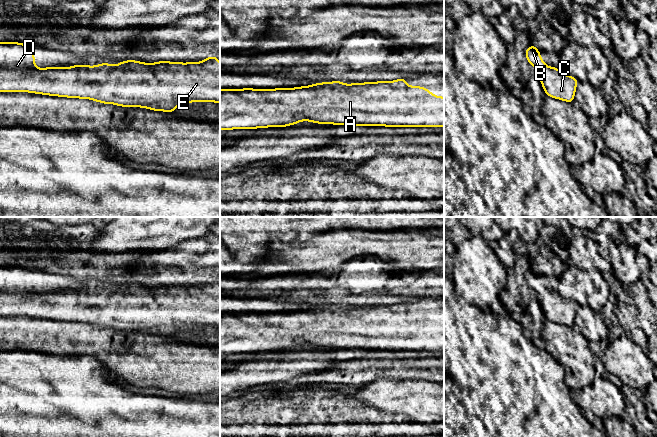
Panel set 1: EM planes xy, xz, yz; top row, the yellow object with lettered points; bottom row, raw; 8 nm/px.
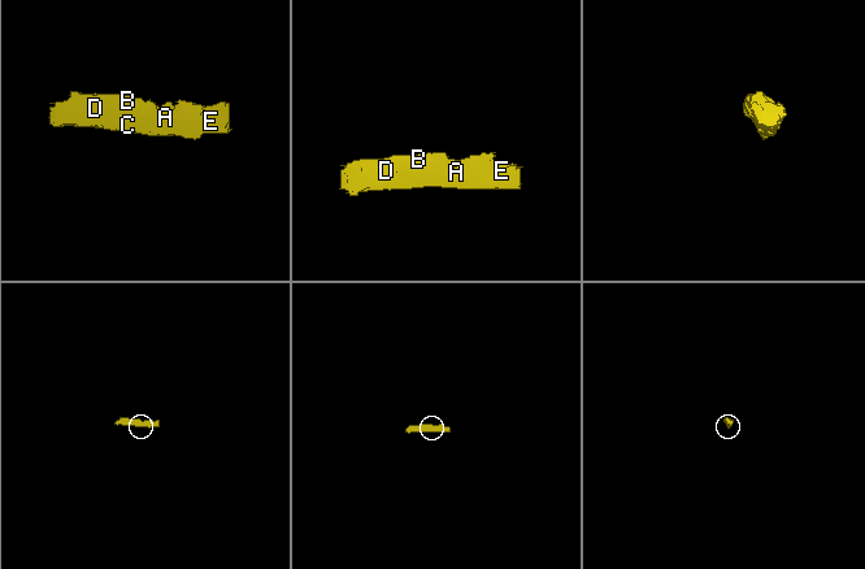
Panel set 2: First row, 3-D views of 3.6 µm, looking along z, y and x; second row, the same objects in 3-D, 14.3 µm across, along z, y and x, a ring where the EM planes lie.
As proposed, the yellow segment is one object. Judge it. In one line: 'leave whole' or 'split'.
leave whole

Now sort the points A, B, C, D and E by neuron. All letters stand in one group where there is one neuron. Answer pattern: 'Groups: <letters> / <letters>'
Groups: A B C D E

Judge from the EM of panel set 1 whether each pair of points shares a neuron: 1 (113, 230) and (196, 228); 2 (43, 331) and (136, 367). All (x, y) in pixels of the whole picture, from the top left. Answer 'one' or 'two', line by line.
1: one
2: one

